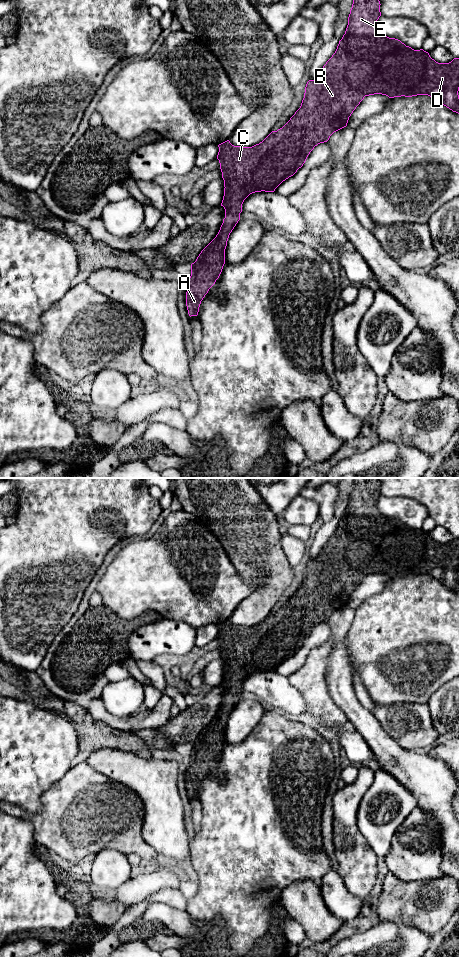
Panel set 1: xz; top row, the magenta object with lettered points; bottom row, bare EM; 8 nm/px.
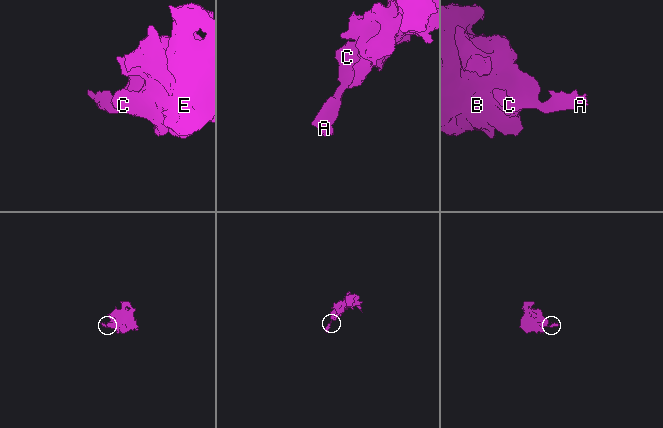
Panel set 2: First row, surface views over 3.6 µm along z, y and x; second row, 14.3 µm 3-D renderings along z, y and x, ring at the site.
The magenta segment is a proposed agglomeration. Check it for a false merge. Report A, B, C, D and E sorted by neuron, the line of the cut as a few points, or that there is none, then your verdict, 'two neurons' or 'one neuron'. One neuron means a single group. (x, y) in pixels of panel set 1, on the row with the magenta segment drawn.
A B C D E | no cut | one neuron

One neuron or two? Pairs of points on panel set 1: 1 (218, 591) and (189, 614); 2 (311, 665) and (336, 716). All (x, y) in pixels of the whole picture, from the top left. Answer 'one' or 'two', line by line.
1: one
2: one

